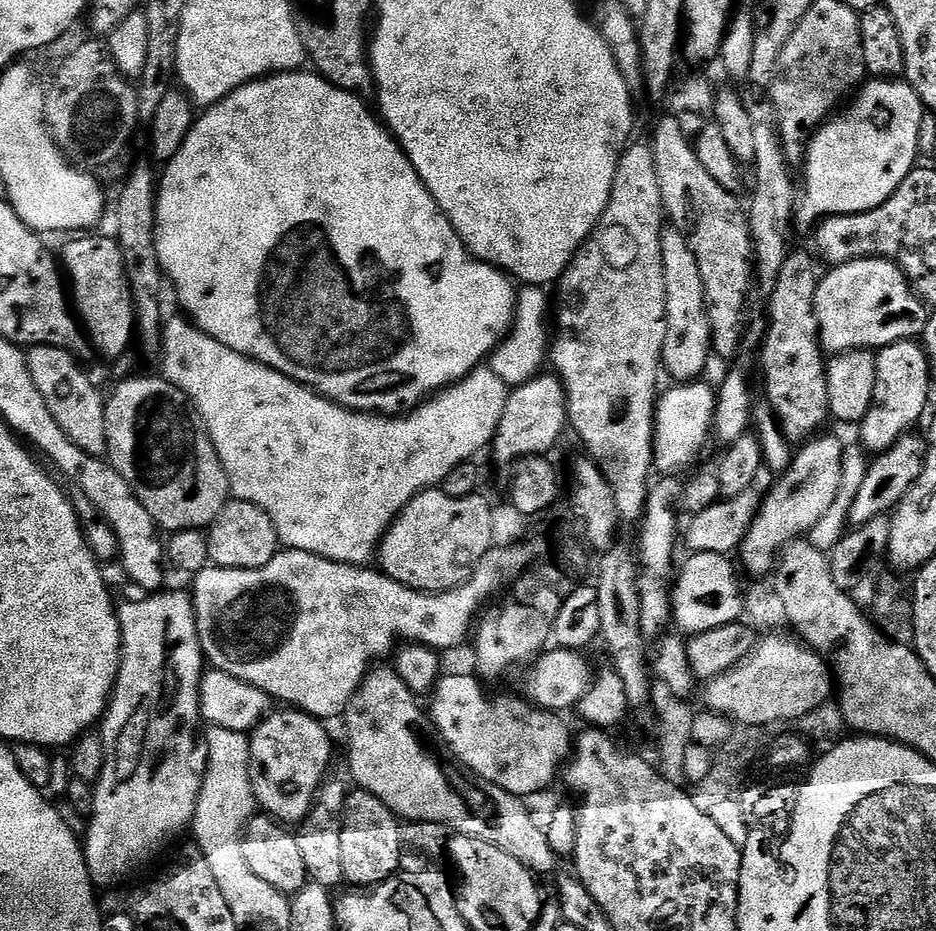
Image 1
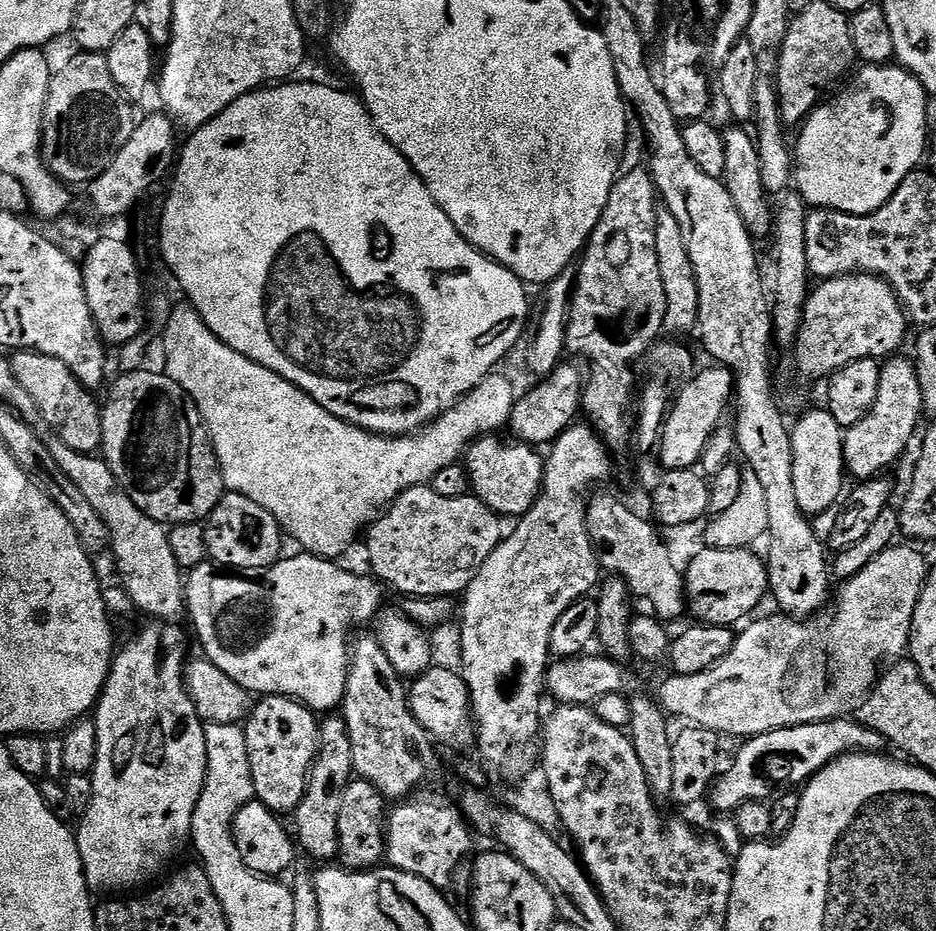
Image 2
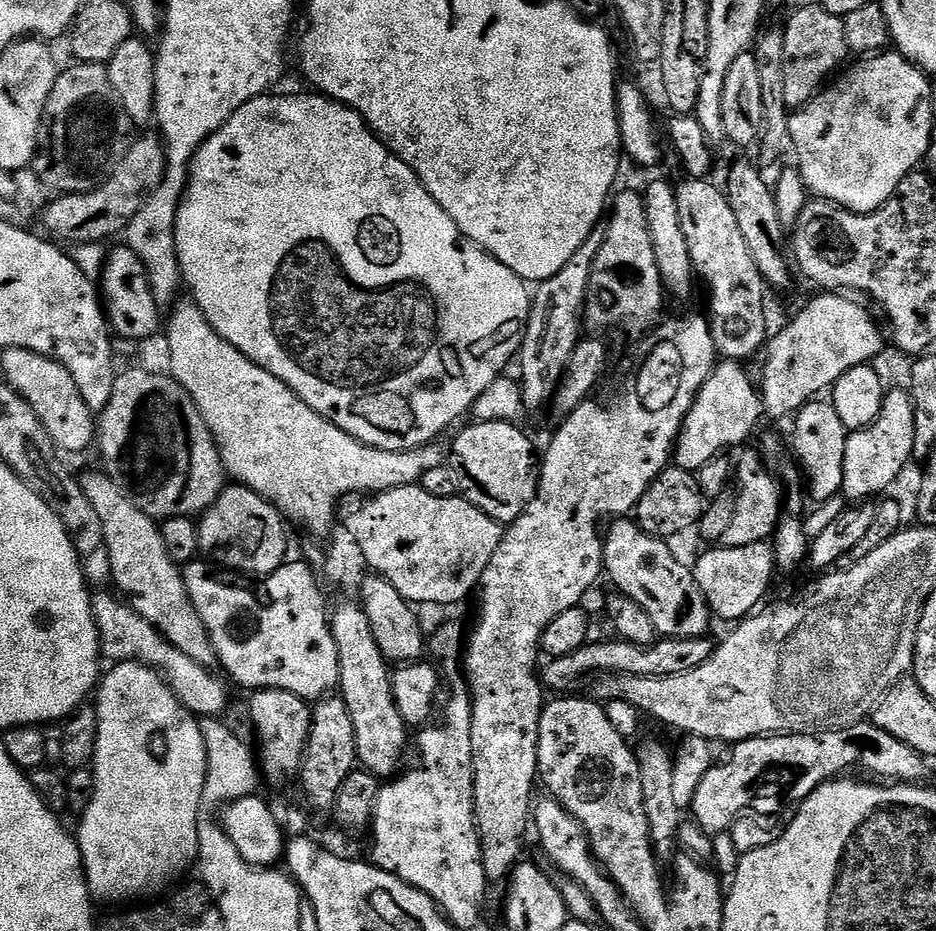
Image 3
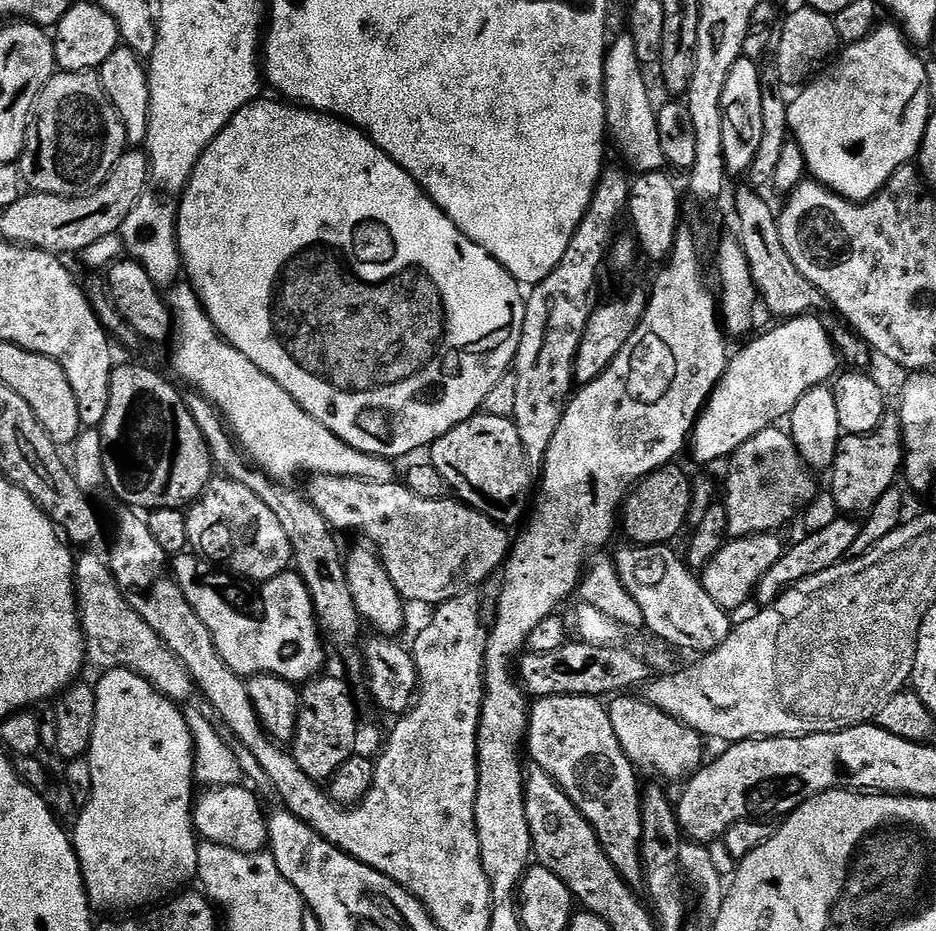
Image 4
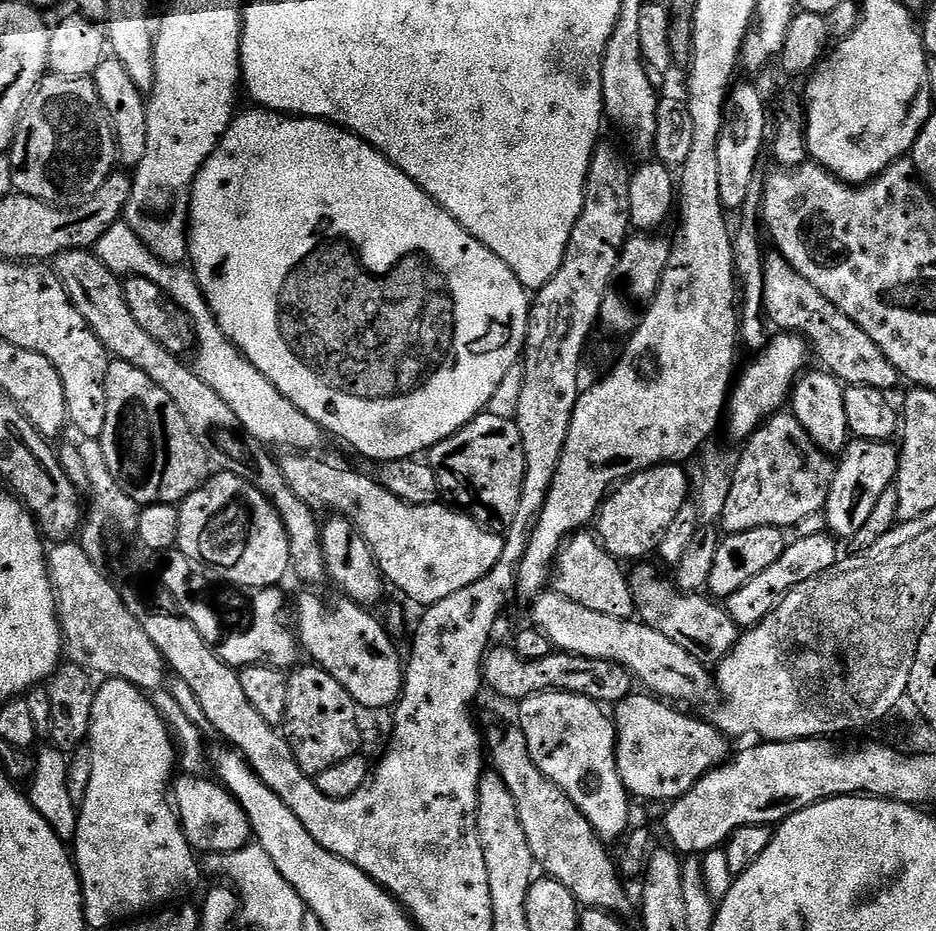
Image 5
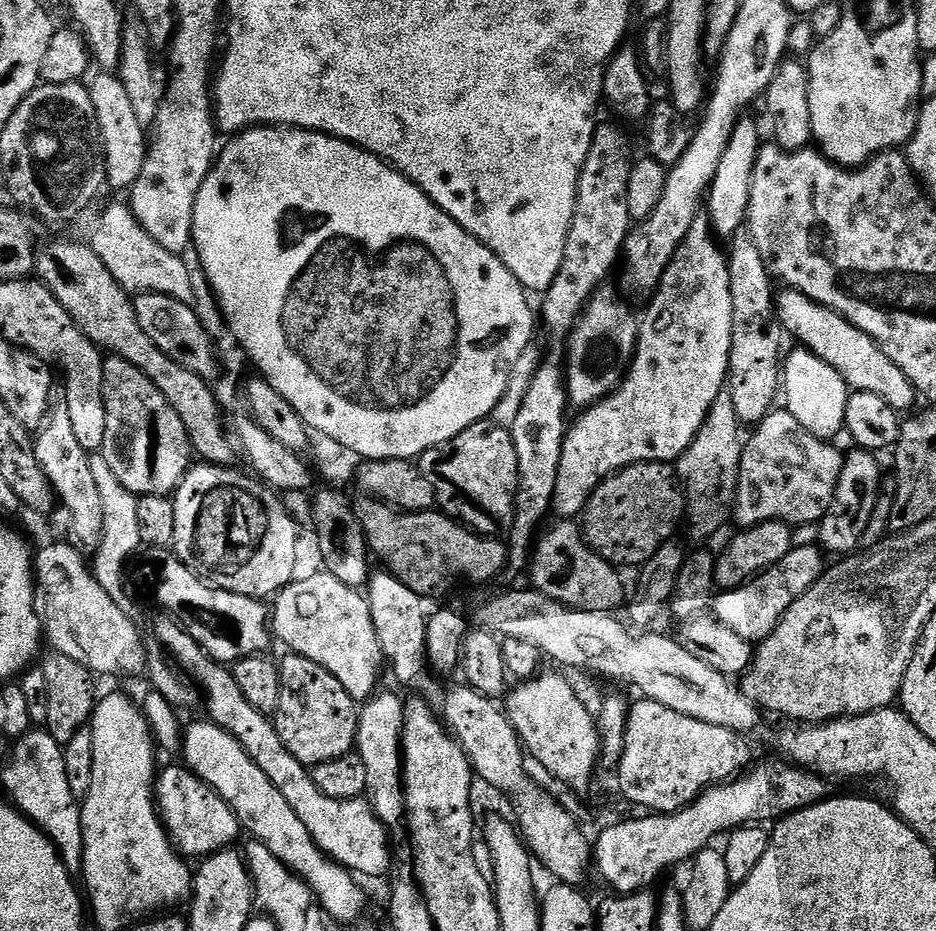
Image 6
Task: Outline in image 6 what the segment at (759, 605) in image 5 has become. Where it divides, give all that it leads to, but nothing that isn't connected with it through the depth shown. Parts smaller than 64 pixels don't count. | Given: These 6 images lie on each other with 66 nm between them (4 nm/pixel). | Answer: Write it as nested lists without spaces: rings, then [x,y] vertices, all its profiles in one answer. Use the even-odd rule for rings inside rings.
[[[804,544],[801,548],[800,545],[793,546],[786,558],[782,558],[759,576],[753,576],[747,584],[721,591],[714,600],[716,619],[744,640],[759,642],[766,639],[794,601],[806,594],[806,590],[810,590],[810,586],[814,586],[814,582],[818,582],[818,578],[826,571],[826,563],[820,557],[821,549],[813,544]]]

